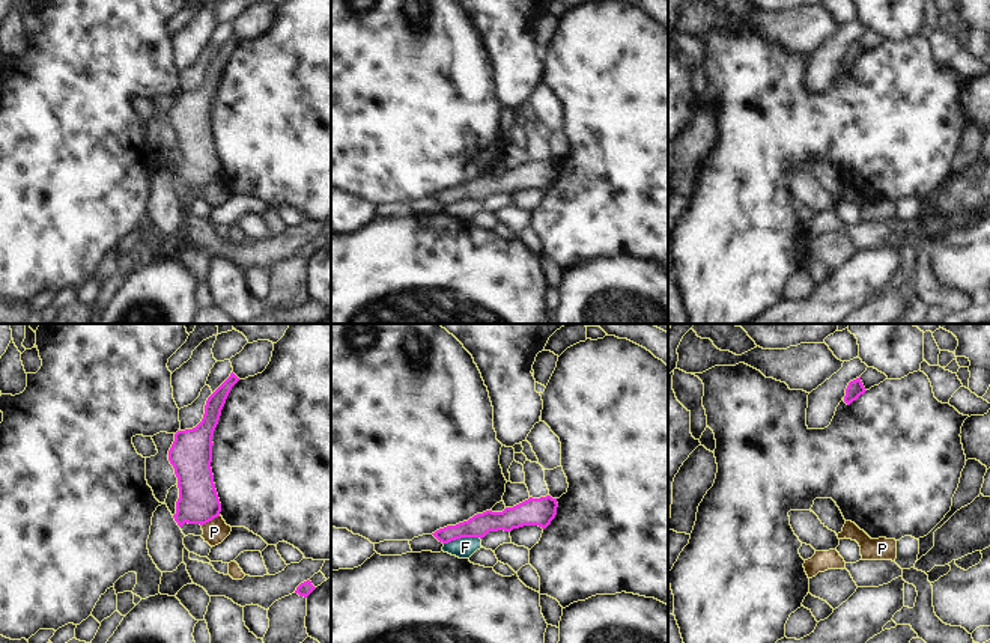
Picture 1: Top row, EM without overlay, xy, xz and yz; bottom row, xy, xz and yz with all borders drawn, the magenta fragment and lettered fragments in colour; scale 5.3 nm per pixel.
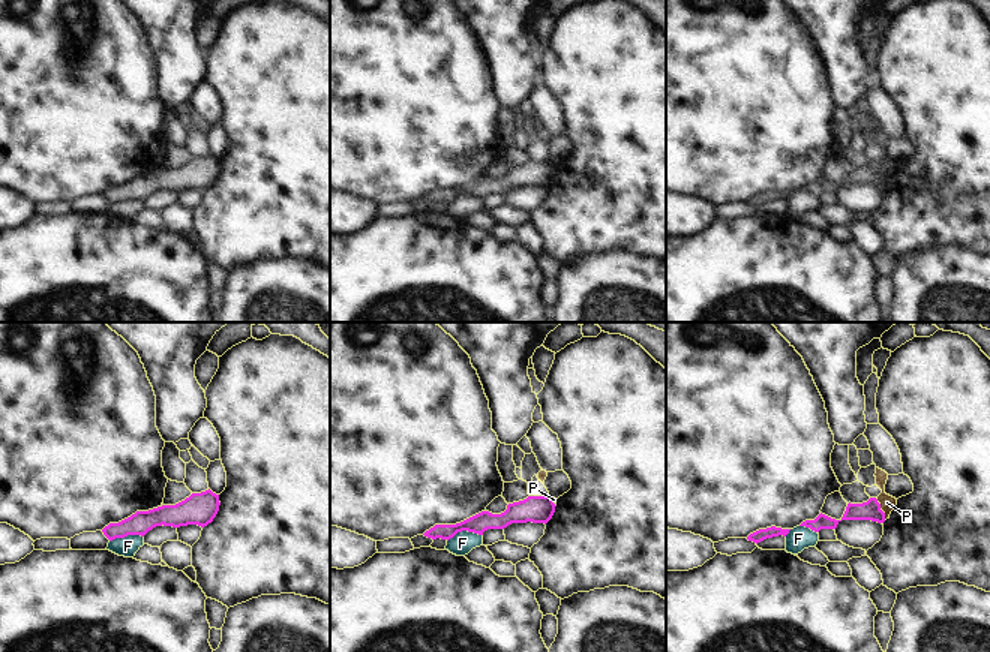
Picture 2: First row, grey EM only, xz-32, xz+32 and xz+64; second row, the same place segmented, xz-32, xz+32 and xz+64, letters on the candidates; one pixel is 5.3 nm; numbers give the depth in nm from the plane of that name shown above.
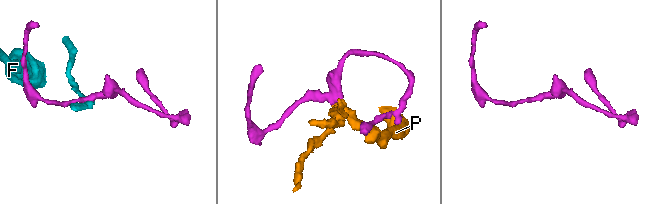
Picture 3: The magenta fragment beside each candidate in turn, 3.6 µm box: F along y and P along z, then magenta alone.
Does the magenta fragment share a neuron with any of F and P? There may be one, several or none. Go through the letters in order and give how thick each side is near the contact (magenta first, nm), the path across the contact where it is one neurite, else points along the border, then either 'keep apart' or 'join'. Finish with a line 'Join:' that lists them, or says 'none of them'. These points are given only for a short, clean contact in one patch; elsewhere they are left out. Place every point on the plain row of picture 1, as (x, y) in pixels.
F: calibres 120 and 110 nm; border xz (480, 201), (456, 201), (444, 207); keep apart
P: calibres 220 and 130 nm; border xy (220, 178), (202, 188); keep apart
Join: none of them

